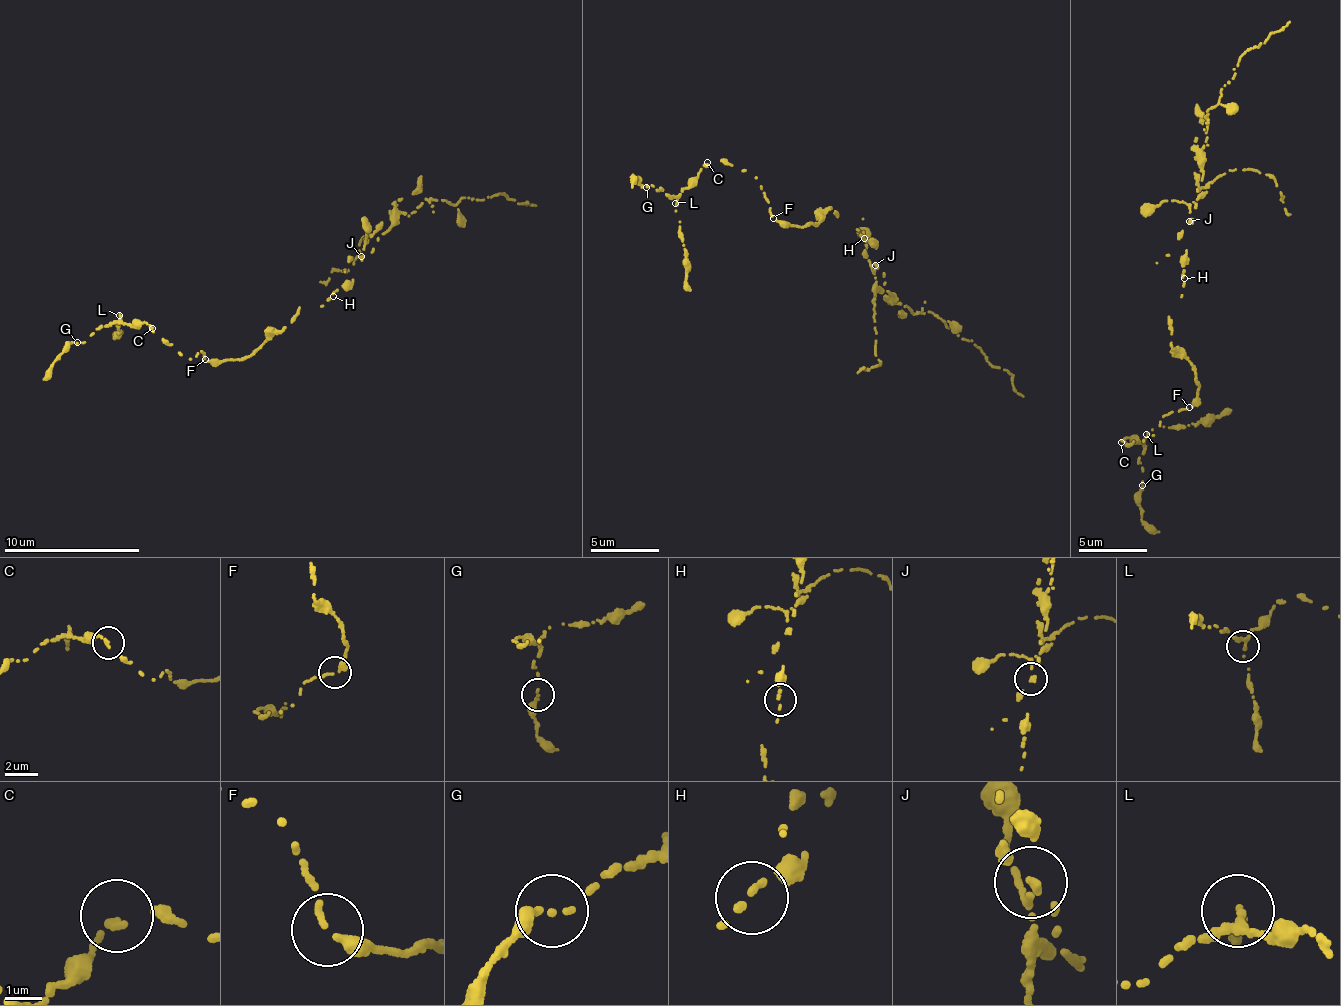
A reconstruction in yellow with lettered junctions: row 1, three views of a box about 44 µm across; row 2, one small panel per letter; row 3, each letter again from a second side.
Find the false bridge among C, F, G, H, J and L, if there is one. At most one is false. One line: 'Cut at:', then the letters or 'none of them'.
Cut at: J

